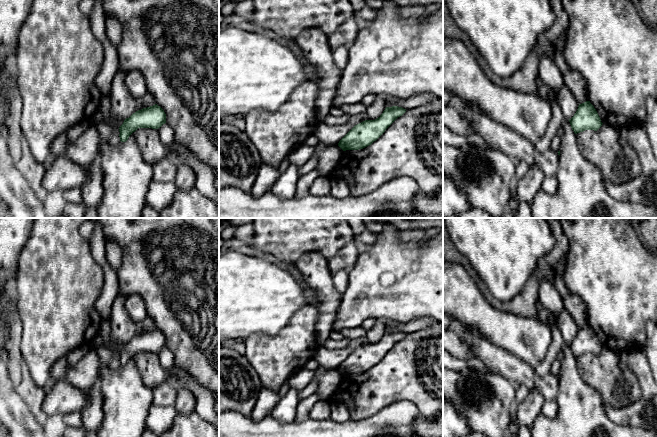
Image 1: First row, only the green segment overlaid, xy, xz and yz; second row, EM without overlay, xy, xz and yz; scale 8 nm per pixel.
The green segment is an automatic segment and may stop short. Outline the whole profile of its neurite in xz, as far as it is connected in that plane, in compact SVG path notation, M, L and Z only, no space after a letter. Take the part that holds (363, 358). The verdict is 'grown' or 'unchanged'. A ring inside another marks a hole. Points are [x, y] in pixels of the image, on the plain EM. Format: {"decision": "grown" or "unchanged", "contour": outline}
{"decision": "unchanged", "contour": "M398 330L386 331L375 344L365 344L355 349L338 367L343 374L359 374L371 369L406 333Z"}

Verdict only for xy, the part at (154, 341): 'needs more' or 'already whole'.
already whole

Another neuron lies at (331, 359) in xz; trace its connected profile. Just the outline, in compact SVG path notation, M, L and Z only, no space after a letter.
M365 337L351 340L350 344L342 349L326 349L324 346L319 346L314 359L319 362L320 366L328 369L338 369L339 365L357 348L368 344Z

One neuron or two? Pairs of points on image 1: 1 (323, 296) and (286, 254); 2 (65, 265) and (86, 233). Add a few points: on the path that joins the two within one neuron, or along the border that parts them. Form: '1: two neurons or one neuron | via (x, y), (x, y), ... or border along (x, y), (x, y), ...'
1: two neurons | border along (315, 251), (306, 251), (294, 264)
2: two neurons | border along (78, 228), (81, 236), (87, 242)

